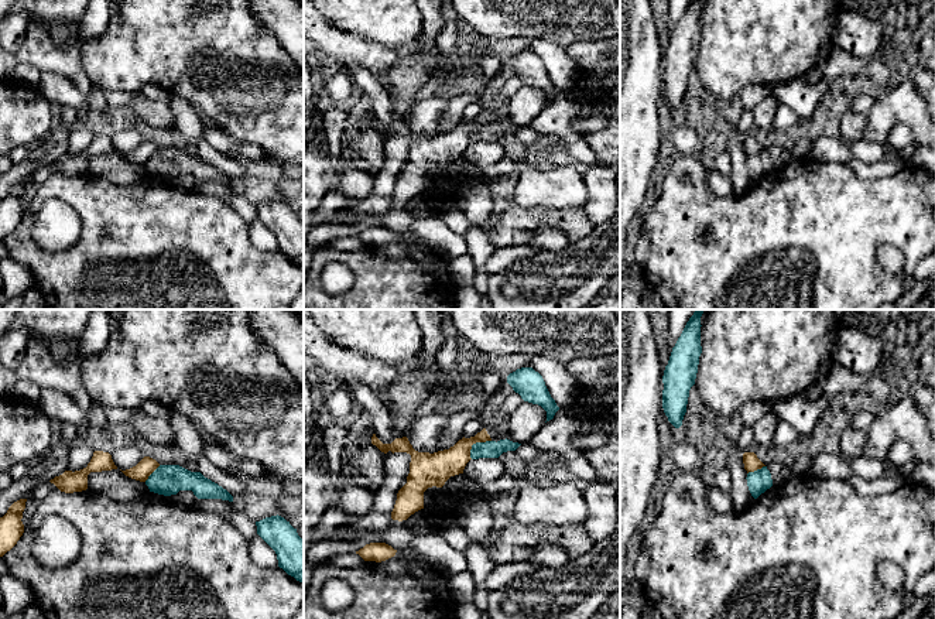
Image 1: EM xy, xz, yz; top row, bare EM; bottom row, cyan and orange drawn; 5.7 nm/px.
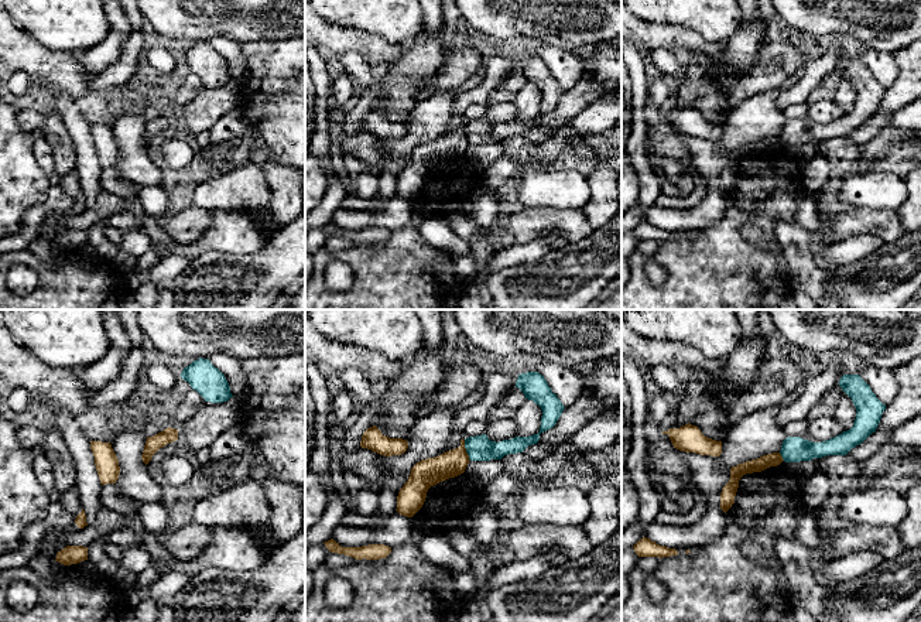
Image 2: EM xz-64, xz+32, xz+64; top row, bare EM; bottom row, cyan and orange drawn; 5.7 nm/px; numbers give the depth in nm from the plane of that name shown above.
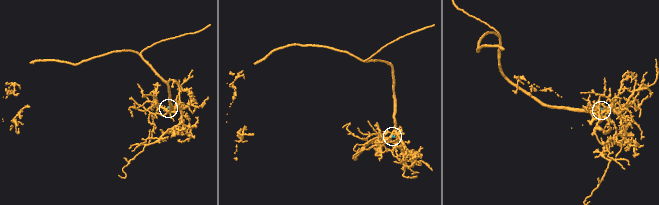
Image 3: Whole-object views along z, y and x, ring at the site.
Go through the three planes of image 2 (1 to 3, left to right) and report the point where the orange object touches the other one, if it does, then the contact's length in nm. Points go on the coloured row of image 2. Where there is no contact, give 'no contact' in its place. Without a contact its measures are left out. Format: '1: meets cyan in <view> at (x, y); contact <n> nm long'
1: no contact
2: meets cyan in xz+32 at (466, 450); contact 130 nm long
3: meets cyan in xz+64 at (781, 455); contact 60 nm long

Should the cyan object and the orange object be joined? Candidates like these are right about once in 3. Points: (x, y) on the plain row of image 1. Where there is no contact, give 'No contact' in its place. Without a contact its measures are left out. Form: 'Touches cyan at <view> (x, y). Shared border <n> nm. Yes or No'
Touches cyan at xz (476, 126). Shared border 160 nm. No

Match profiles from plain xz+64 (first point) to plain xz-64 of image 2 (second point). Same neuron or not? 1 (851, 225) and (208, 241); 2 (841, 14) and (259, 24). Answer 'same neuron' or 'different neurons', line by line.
1: different neurons
2: same neuron

